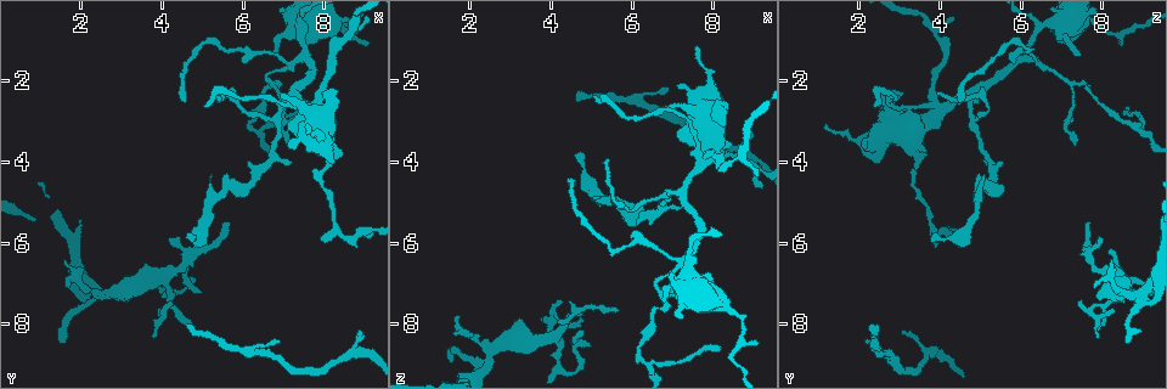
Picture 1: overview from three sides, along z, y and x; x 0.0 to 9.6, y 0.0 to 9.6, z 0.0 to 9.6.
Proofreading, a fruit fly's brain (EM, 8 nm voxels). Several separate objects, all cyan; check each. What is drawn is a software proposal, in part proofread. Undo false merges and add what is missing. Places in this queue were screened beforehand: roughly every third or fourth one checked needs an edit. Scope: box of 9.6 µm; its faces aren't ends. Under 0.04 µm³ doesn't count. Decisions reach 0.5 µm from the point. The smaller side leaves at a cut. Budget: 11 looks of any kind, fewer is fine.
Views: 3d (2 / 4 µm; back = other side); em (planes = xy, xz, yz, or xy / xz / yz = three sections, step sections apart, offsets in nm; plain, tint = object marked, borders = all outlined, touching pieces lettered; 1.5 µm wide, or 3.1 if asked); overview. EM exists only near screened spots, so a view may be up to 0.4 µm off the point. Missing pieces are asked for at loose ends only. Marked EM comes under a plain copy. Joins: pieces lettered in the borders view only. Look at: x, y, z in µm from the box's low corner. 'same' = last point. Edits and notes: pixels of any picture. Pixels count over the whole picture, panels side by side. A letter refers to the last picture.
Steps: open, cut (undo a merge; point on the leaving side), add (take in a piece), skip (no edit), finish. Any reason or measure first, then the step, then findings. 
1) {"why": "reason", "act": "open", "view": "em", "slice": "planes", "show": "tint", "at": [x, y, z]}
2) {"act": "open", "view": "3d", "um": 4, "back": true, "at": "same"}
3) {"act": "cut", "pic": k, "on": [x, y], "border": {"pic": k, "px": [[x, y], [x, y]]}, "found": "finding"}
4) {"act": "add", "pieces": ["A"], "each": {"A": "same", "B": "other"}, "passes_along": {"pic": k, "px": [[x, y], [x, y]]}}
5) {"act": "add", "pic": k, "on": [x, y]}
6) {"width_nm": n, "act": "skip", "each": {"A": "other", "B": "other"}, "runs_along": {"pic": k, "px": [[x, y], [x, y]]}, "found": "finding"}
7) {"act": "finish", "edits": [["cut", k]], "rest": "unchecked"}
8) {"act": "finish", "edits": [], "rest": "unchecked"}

{"why": "an open end", "act": "open", "view": "em", "slice": "xy", "step": 8, "show": "borders", "at": [1.65, 6.35, 8.25]}

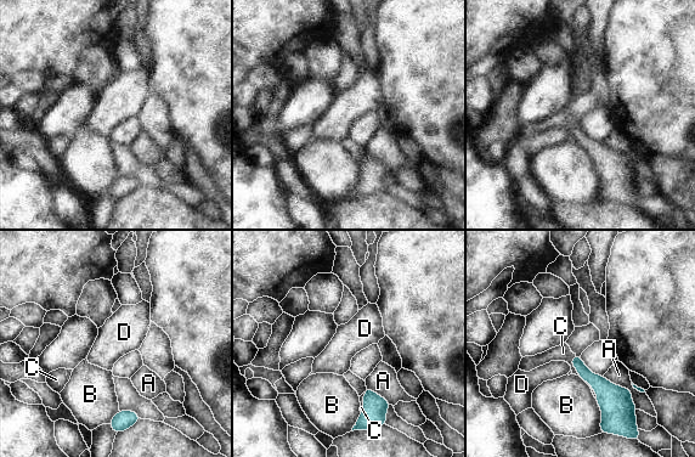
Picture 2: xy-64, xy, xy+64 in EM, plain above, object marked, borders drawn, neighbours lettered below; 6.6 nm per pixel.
{"act": "open", "view": "em", "slice": "planes", "show": "borders", "at": "same"}

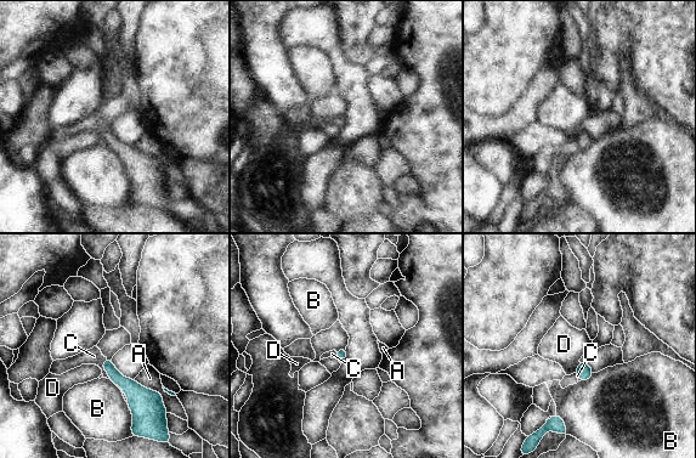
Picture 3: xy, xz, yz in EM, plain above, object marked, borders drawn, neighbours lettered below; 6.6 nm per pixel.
{"act": "add", "pieces": ["C"], "each": {"A": "other", "B": "other", "C": "same", "D": "other"}, "passes_along": {"pic": 3, "px": [[131, 388], [102, 367], [94, 356]]}, "found": "the cell continues"}

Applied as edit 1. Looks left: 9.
{"why": "redraw", "act": "open", "view": "overview"}

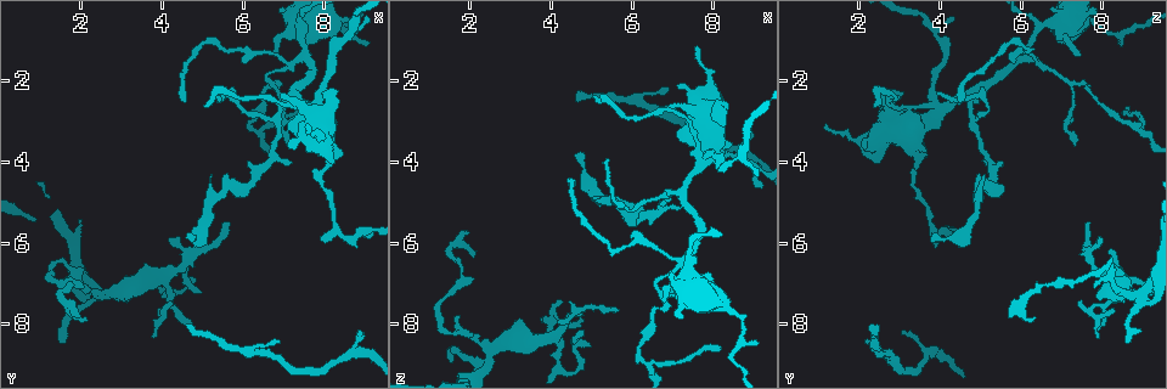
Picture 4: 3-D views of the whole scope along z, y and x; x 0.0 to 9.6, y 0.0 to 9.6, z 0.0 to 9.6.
{"act": "open", "view": "em", "slice": "xz", "step": 8, "show": "borders", "at": [1.60, 8.45, 8.60]}

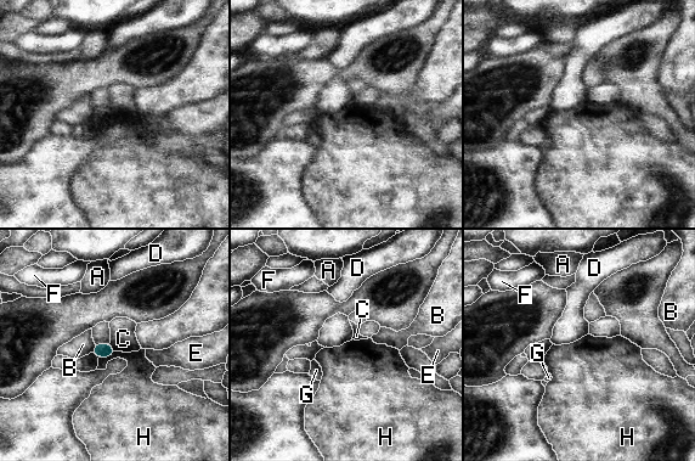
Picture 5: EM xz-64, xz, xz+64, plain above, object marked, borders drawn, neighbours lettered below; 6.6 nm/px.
{"width_nm": 100, "act": "skip", "each": {"A": "other", "B": "other", "C": "other", "D": "other", "E": "other", "F": "other", "G": "other", "H": "other"}, "border": {"pic": 5, "px": [[109, 343], [116, 350]]}, "found": "none of them fits"}

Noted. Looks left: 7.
{"why": "sharp bend", "act": "open", "view": "em", "slice": "planes", "show": "borders", "at": [6.85, 2.15, 7.60]}

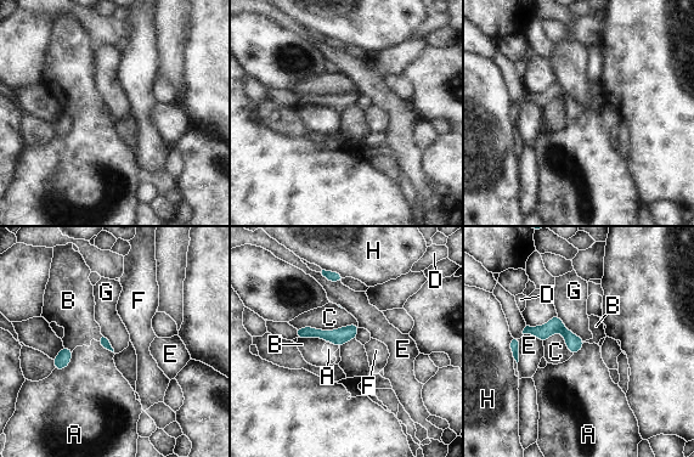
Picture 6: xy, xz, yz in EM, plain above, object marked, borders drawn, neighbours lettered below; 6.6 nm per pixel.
{"width_nm": 60, "act": "skip", "each": {"A": "other", "B": "other", "C": "other", "D": "other", "E": "other", "F": "other", "G": "other", "H": "other"}, "runs_along": {"pic": 6, "px": [[355, 327], [344, 334], [299, 332]]}, "found": "all the same cell"}

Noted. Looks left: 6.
{"why": "sharp bend", "act": "open", "view": "3d", "um": 4, "back": true, "at": [6.30, 3.25, 8.95]}

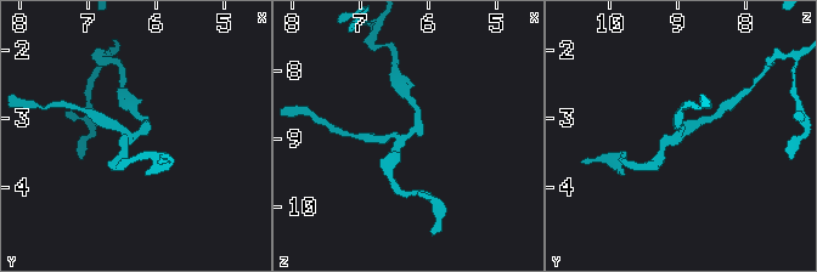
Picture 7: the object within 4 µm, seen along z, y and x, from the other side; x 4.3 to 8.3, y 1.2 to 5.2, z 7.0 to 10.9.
{"act": "open", "view": "em", "slice": "planes", "show": "borders", "at": [6.25, 3.15, 8.95]}

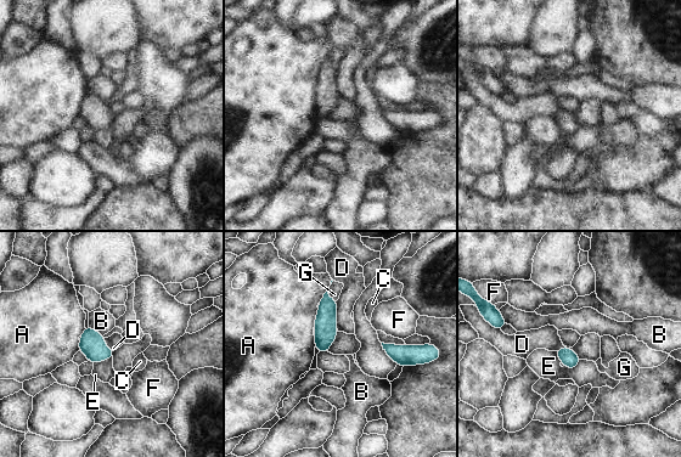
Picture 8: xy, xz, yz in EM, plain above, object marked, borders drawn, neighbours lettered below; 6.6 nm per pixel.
{"act": "skip", "each": {"A": "other", "B": "other", "C": "other", "D": "other", "E": "other", "F": "other", "G": "other"}, "found": "one cell here"}

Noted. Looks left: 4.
{"act": "finish", "edits": [["add", 3]], "rest": "unchecked"}

